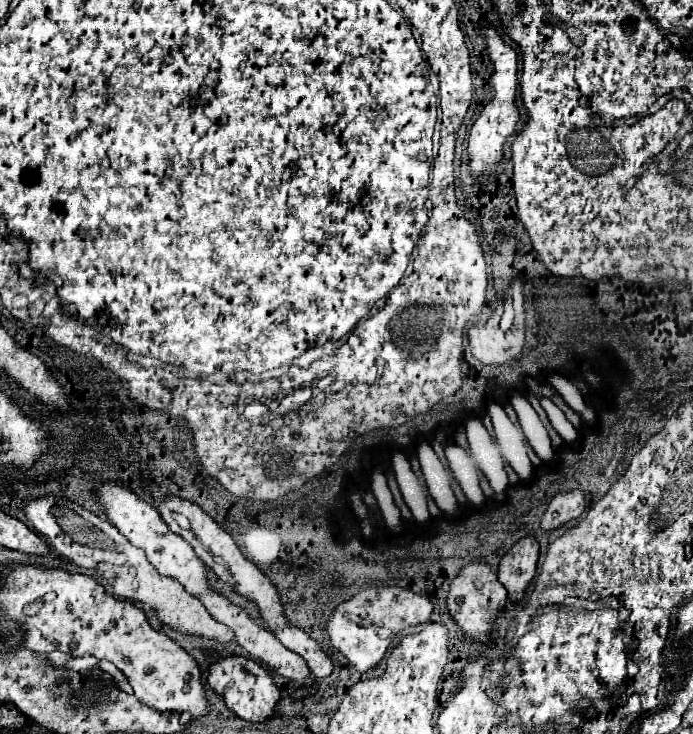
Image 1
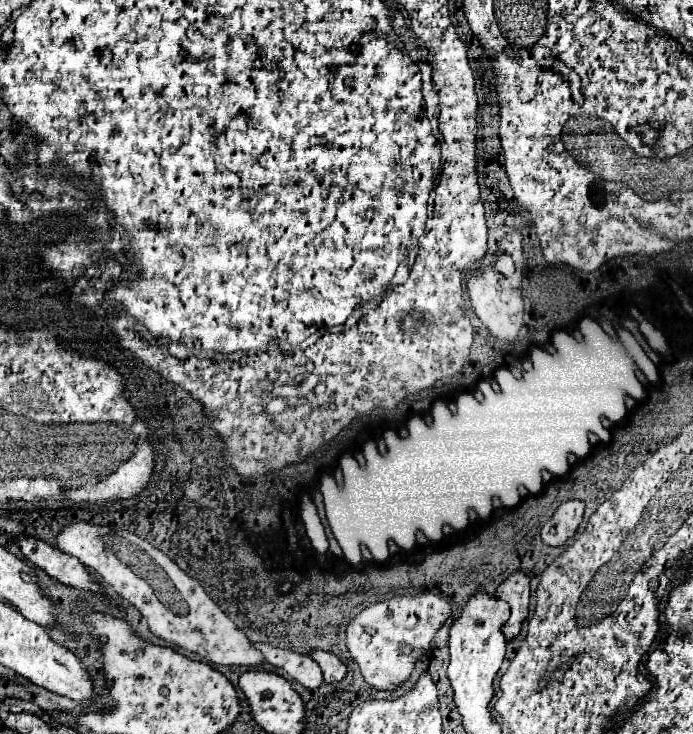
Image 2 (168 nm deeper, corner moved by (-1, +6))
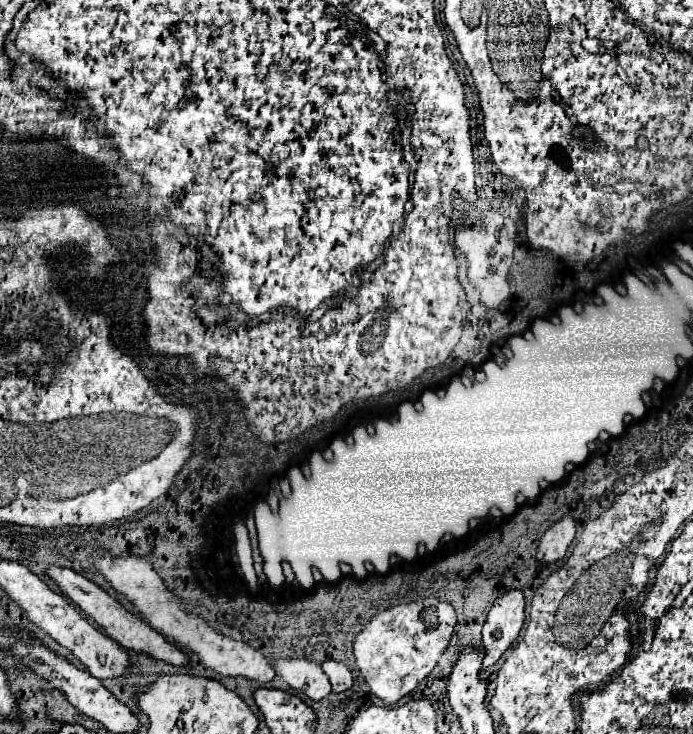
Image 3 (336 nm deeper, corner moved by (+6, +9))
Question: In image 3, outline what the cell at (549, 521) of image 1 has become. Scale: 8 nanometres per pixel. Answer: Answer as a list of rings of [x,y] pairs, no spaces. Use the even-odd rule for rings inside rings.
[[[564,515],[560,521],[548,527],[546,533],[542,535],[538,545],[538,561],[552,563],[562,559],[574,535],[576,535],[576,521],[570,515]]]

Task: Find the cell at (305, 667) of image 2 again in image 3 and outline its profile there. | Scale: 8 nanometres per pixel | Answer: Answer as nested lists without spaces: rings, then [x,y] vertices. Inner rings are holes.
[[[292,657],[292,659],[276,659],[272,661],[272,667],[292,689],[302,691],[312,701],[320,701],[332,691],[328,677],[324,675],[318,663]]]

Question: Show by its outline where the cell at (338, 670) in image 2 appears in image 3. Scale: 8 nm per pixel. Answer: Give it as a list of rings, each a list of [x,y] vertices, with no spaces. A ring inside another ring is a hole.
[[[332,659],[324,661],[322,671],[328,675],[332,691],[340,693],[340,691],[346,691],[346,689],[352,687],[352,673],[348,671],[348,667],[344,663],[338,663],[338,661],[332,661]]]

